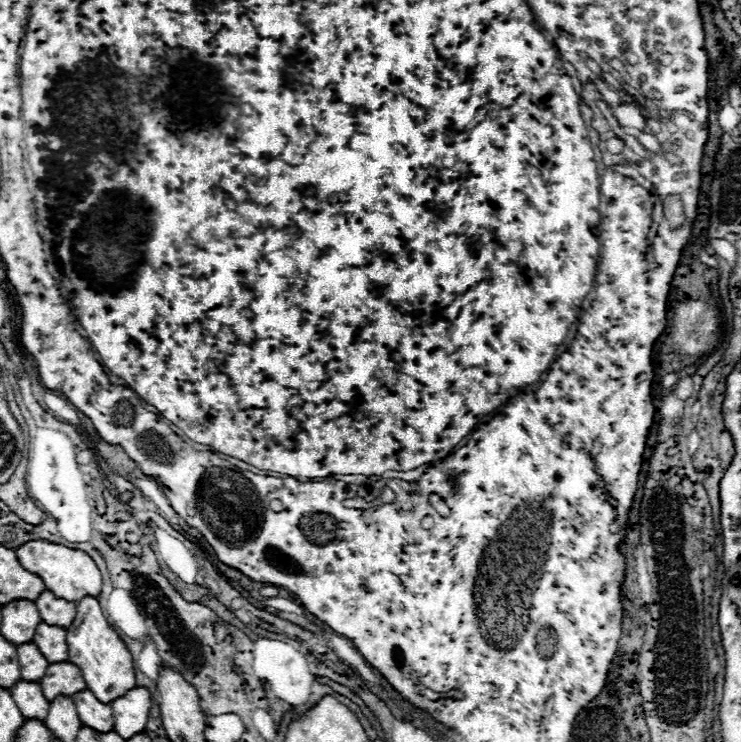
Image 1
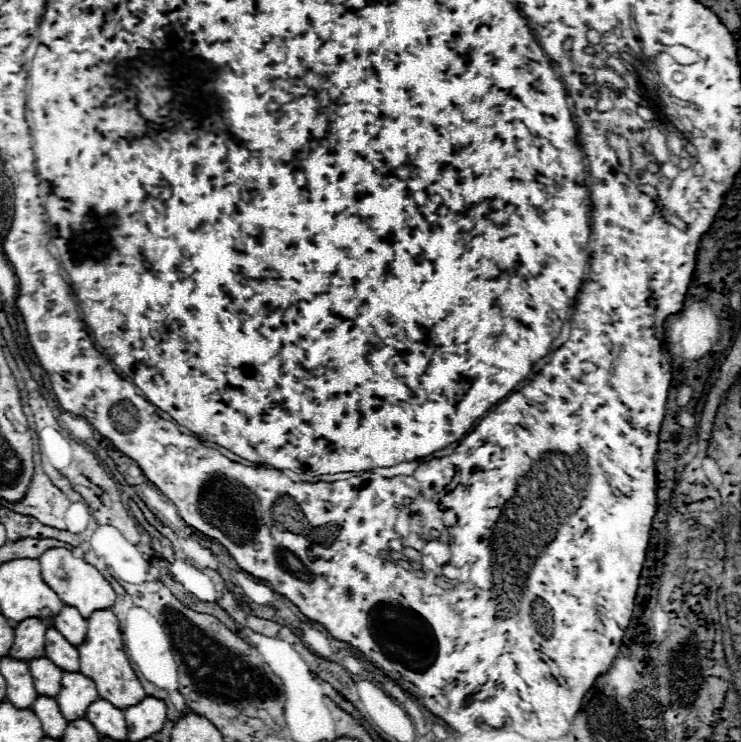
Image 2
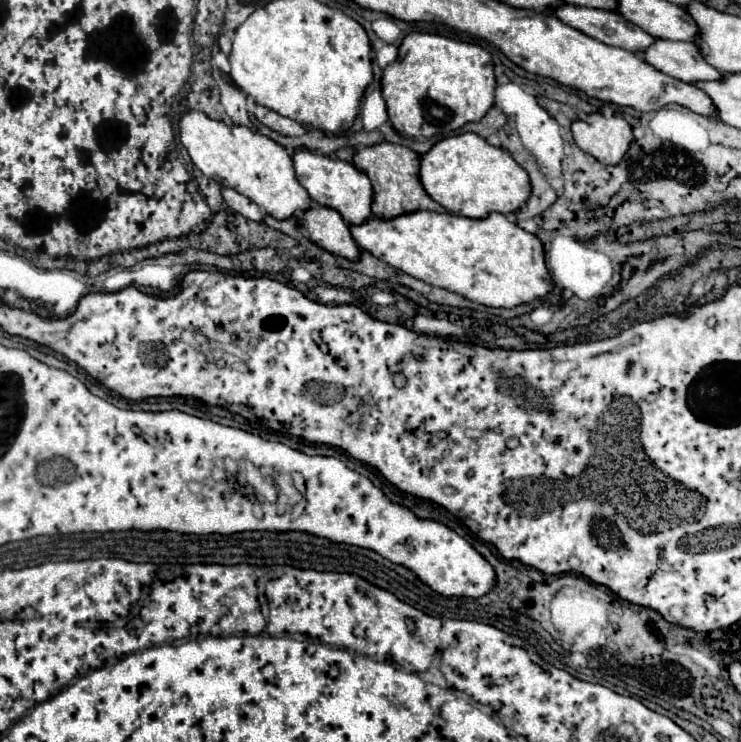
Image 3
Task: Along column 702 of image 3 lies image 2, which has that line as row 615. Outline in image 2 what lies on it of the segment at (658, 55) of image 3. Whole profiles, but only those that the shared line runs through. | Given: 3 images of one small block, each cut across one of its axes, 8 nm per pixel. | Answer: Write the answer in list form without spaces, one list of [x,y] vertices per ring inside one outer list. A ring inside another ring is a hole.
[[[64,606],[62,612],[54,618],[52,628],[56,628],[58,632],[64,632],[64,636],[68,636],[70,644],[80,646],[86,640],[86,632],[88,632],[88,620],[80,616],[80,612],[72,606]]]

